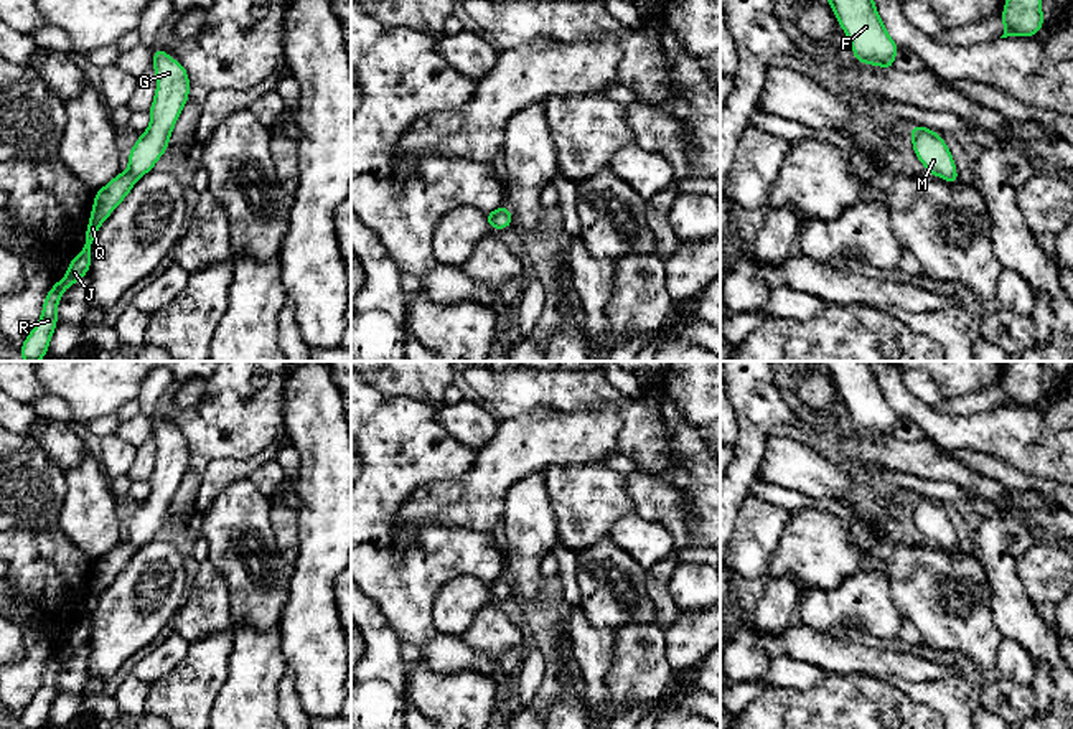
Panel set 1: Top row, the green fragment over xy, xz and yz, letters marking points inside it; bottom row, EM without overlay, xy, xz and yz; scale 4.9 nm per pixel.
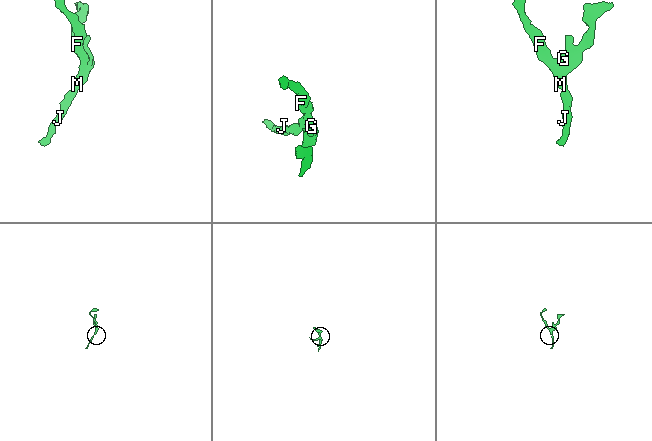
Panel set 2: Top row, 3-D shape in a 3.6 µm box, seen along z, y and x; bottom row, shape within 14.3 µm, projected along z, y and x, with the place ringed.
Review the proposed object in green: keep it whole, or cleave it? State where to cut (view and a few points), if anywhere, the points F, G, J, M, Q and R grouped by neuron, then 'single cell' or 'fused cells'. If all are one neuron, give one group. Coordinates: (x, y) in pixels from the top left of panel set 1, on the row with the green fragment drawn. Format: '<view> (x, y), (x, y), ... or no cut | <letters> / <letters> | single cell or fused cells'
no cut | F G J M Q R | single cell

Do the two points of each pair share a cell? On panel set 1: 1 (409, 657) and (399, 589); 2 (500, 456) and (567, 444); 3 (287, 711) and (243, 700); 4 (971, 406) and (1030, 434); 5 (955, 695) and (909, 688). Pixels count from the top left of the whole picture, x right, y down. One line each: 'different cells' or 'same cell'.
1: different cells
2: same cell
3: different cells
4: different cells
5: same cell

